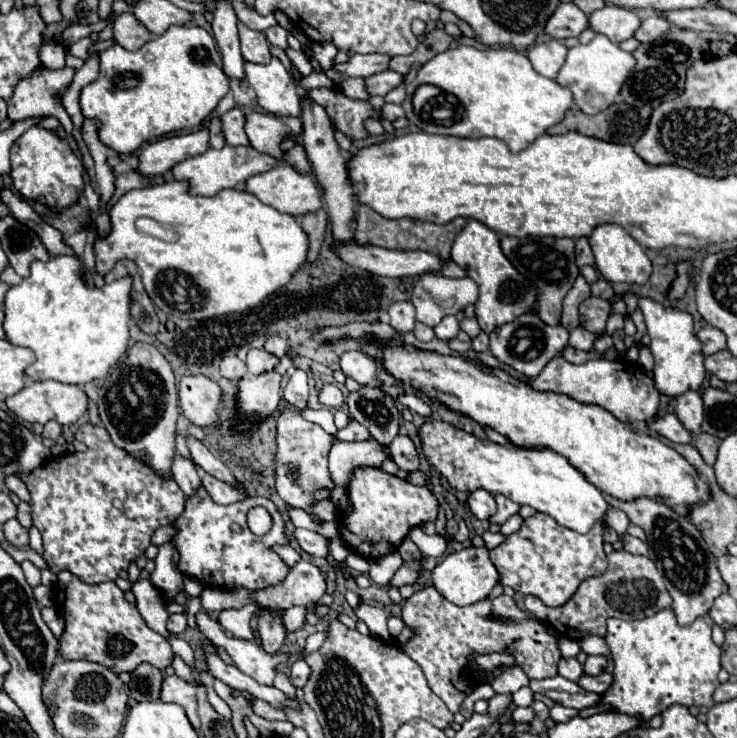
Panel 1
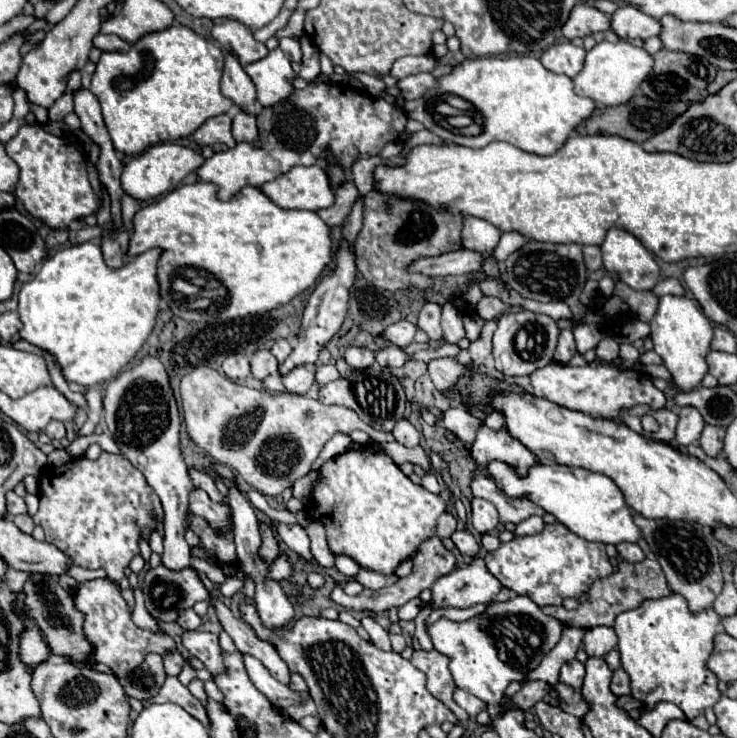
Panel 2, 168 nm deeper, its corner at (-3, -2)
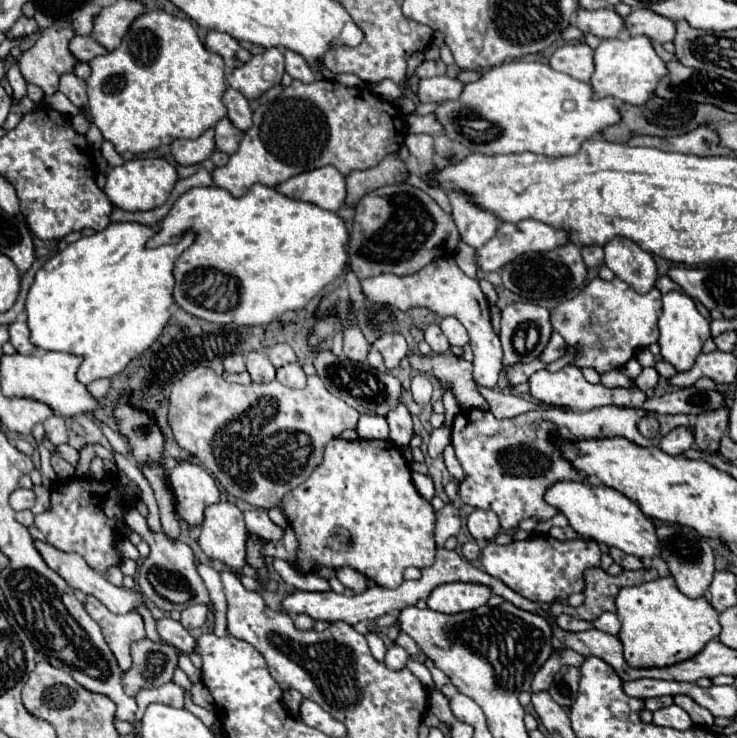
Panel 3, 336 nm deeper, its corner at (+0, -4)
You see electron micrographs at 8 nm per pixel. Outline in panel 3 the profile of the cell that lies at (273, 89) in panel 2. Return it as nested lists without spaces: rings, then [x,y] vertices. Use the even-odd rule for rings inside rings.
[[[269,48],[253,56],[247,64],[235,68],[225,78],[229,86],[241,92],[247,100],[255,100],[271,86],[275,86],[283,74],[285,74],[283,52],[279,48]]]

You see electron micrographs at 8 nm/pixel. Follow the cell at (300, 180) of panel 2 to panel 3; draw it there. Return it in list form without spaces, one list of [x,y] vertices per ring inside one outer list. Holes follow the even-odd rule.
[[[323,166],[297,174],[277,186],[279,192],[295,200],[317,204],[319,208],[337,212],[345,202],[345,176],[335,166]]]

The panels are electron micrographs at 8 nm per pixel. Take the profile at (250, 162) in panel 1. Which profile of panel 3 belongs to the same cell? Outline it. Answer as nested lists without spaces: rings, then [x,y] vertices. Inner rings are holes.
[[[293,80],[291,86],[287,86],[275,100],[267,104],[279,104],[279,122],[273,110],[255,108],[253,128],[251,128],[253,134],[245,132],[239,142],[239,150],[229,158],[229,162],[223,168],[215,168],[213,172],[215,186],[229,190],[235,198],[243,196],[255,182],[261,182],[265,186],[277,186],[289,180],[291,176],[329,164],[333,164],[345,176],[349,176],[353,170],[373,168],[387,154],[397,152],[405,140],[403,114],[391,102],[373,96],[367,88],[347,88],[335,80],[315,80],[311,84]]]

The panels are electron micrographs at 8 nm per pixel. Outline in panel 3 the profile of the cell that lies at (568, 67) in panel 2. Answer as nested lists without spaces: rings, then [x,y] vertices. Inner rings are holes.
[[[563,44],[557,48],[551,56],[549,66],[557,72],[569,74],[575,80],[589,82],[593,76],[595,64],[593,64],[593,50],[587,44]]]

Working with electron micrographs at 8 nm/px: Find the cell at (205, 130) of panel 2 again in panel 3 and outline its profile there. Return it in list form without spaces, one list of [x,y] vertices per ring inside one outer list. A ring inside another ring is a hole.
[[[213,130],[203,132],[195,140],[173,140],[171,144],[171,156],[175,158],[177,164],[181,166],[191,166],[199,164],[205,158],[211,156],[215,150],[215,140],[213,140]]]

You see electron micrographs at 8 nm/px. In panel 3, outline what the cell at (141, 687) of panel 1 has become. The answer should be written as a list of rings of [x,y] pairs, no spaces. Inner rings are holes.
[[[149,638],[131,644],[133,666],[123,674],[123,690],[135,696],[141,688],[155,688],[171,682],[177,668],[179,650],[165,642],[153,642]]]

